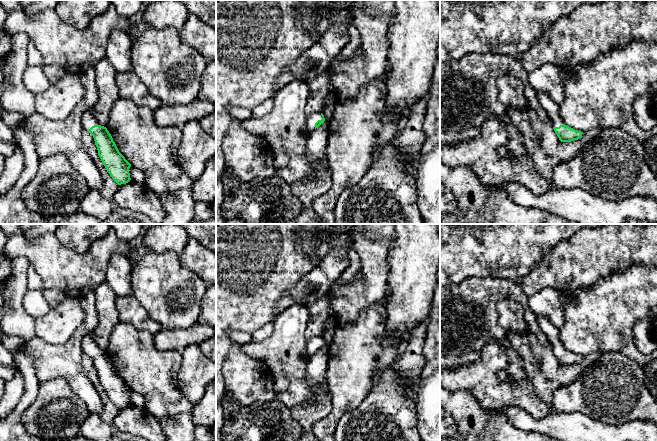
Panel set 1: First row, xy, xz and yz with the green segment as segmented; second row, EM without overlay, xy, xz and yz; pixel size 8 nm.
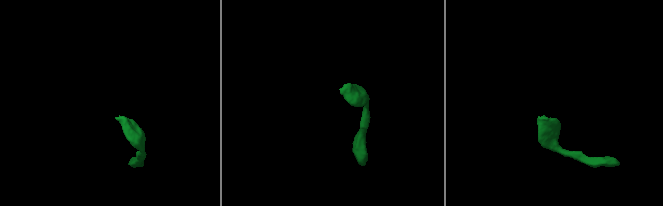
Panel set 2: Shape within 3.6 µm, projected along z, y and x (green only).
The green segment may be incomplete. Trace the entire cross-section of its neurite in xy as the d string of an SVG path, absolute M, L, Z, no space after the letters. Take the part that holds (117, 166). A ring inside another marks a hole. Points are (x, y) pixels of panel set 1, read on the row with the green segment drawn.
M92 108L83 113L82 127L93 136L98 155L113 180L118 185L128 183L131 164L119 152L107 128L98 124Z

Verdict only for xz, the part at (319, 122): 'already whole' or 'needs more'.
needs more

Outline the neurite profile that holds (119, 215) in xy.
M116 206L110 216L101 224L156 224L149 217L137 211Z

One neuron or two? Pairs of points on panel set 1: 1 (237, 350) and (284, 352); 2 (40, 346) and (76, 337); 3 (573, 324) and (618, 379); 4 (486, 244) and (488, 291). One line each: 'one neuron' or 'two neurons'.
1: two neurons
2: one neuron
3: two neurons
4: two neurons

